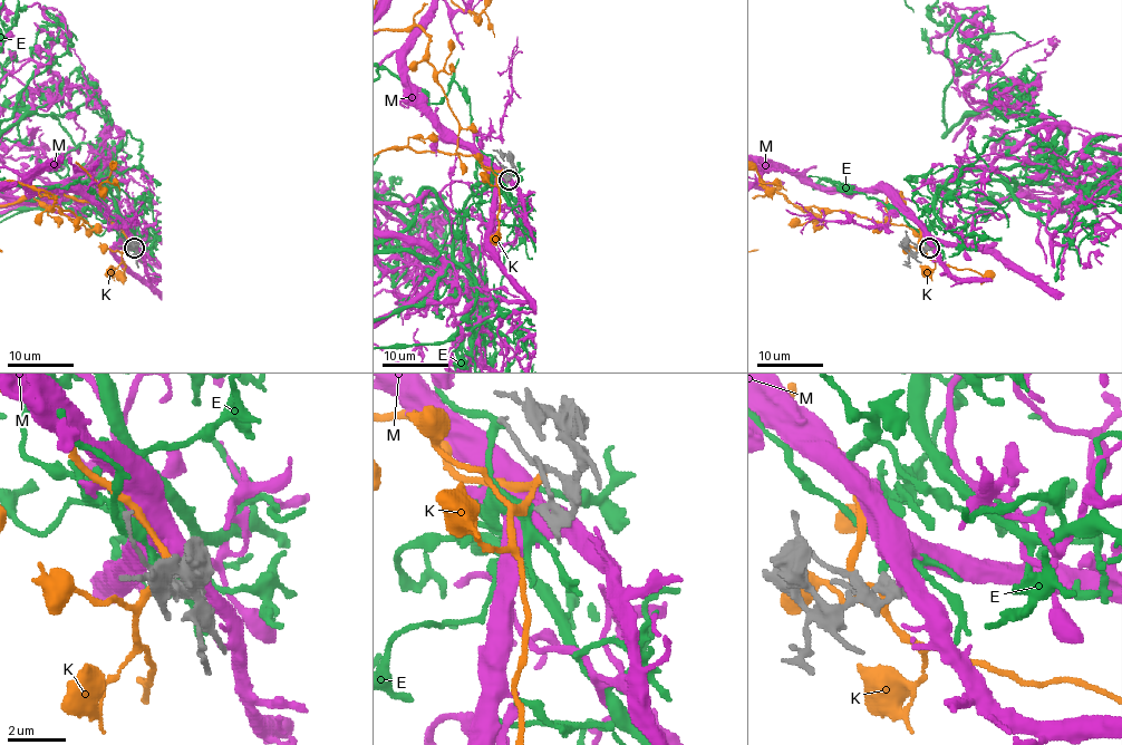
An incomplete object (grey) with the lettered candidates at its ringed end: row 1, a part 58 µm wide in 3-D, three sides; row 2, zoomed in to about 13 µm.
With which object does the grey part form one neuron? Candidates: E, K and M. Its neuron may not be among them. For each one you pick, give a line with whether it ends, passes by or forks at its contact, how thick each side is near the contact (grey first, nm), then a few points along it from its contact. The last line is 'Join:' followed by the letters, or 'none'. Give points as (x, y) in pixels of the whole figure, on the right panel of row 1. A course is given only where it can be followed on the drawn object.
M: It passes by. Thickness 280 nm (grey) against 400 nm
Join: M

